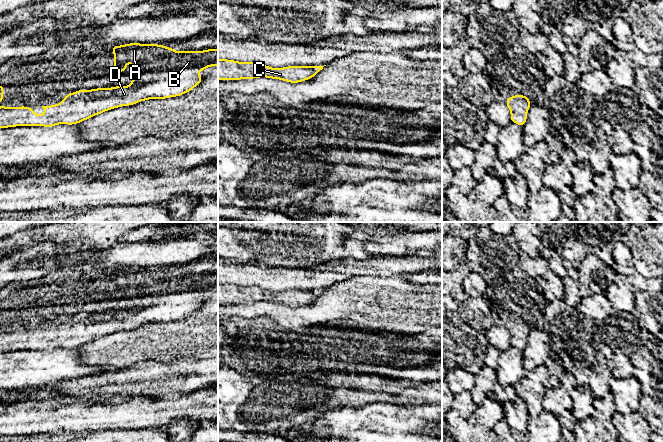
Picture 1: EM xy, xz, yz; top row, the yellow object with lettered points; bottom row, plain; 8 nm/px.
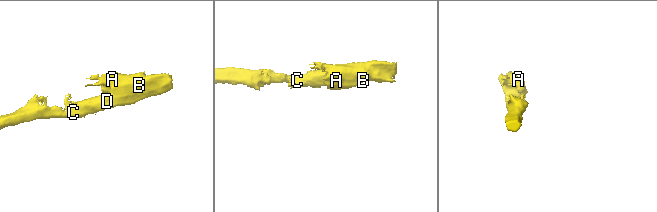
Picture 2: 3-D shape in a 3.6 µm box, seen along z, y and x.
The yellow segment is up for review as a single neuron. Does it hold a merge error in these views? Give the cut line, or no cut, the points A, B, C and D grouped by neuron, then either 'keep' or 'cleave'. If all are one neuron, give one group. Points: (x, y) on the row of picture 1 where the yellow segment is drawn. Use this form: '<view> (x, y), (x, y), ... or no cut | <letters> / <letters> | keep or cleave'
no cut | A B C D | keep

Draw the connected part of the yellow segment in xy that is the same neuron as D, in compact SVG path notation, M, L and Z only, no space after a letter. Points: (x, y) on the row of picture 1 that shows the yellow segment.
M130 43L110 47L116 57L112 63L114 71L123 73L129 60L132 61L132 84L130 86L116 86L111 88L96 88L92 90L78 90L66 94L64 100L57 105L42 106L46 111L43 115L36 115L32 107L4 107L0 105L0 128L16 126L44 126L52 127L58 124L78 125L95 115L121 106L130 106L148 99L165 99L183 95L202 81L200 73L192 73L193 69L218 67L218 49L204 51L178 52L173 48L159 44Z

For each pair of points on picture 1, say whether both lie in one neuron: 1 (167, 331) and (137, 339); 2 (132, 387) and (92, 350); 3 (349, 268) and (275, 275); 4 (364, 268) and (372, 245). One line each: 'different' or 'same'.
1: same
2: different
3: same
4: different

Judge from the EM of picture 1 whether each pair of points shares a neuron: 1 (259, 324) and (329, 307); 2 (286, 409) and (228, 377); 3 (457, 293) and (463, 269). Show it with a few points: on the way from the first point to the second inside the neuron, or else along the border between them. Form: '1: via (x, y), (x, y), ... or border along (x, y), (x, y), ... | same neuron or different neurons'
1: border along (238, 316), (261, 318) | different neurons
2: border along (253, 388), (250, 396) | different neurons
3: via (457, 287), (458, 275) | same neuron

